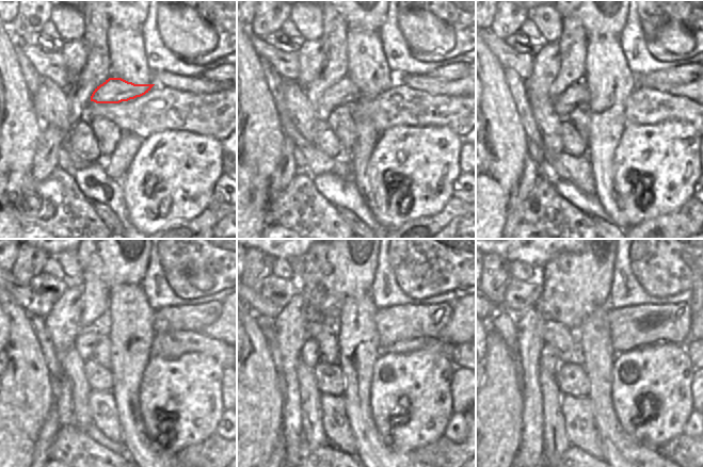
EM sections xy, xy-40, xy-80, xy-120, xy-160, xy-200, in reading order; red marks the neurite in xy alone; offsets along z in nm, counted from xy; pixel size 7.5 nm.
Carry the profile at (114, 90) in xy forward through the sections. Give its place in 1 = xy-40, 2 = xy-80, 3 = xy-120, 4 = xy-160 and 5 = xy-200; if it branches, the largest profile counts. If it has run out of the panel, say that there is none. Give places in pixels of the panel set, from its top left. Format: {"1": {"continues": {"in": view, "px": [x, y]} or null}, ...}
{"1": {"continues": {"in": "xy-40", "px": [344, 92]}}, "2": {"continues": {"in": "xy-80", "px": [565, 102]}}, "3": {"continues": {"in": "xy-120", "px": [90, 336]}}, "4": {"continues": {"in": "xy-160", "px": [309, 354]}}, "5": {"continues": {"in": "xy-200", "px": [548, 356]}}}

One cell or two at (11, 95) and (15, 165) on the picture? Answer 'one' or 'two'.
one

